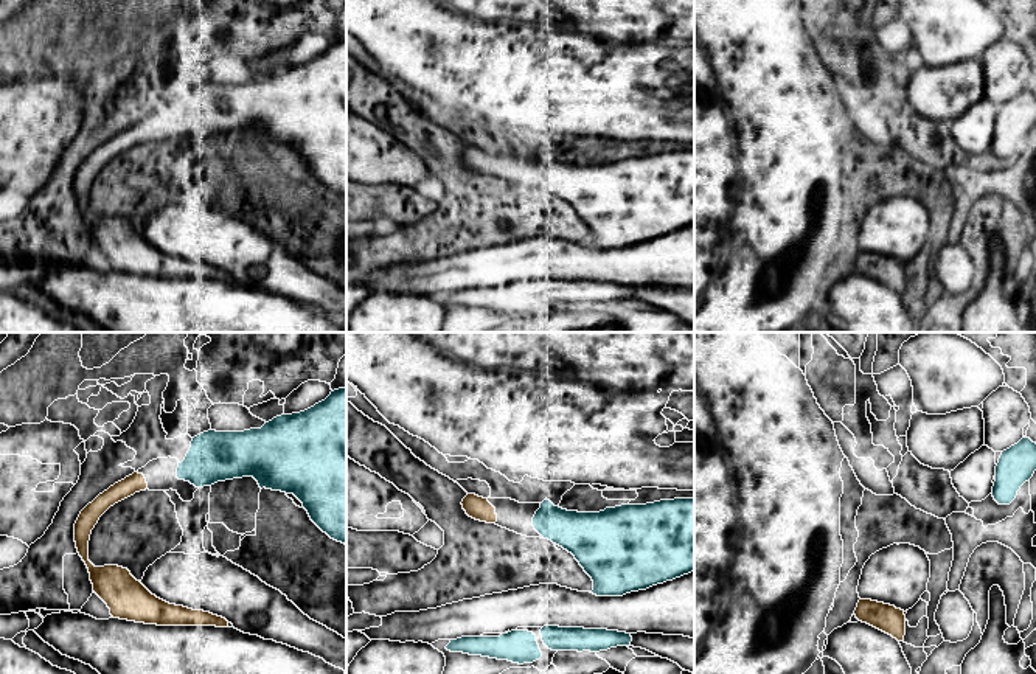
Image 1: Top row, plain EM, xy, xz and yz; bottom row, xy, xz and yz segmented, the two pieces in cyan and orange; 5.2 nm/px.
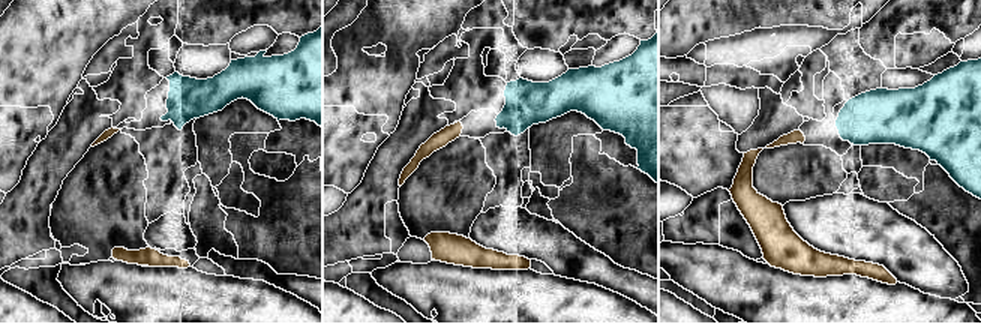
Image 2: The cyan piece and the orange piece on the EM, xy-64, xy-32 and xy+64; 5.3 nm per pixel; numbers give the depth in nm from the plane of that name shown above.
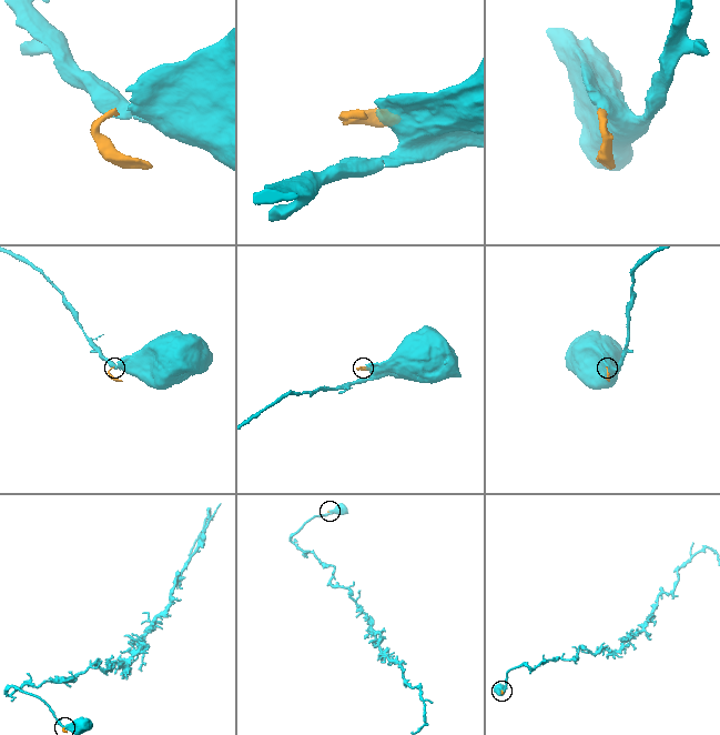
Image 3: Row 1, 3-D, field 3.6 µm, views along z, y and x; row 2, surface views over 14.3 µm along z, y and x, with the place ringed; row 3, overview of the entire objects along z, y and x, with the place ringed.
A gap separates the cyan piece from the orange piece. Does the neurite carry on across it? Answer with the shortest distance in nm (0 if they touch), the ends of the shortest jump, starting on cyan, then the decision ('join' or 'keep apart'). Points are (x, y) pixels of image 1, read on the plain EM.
160 nm | xy (177, 129), (146, 135) | join

